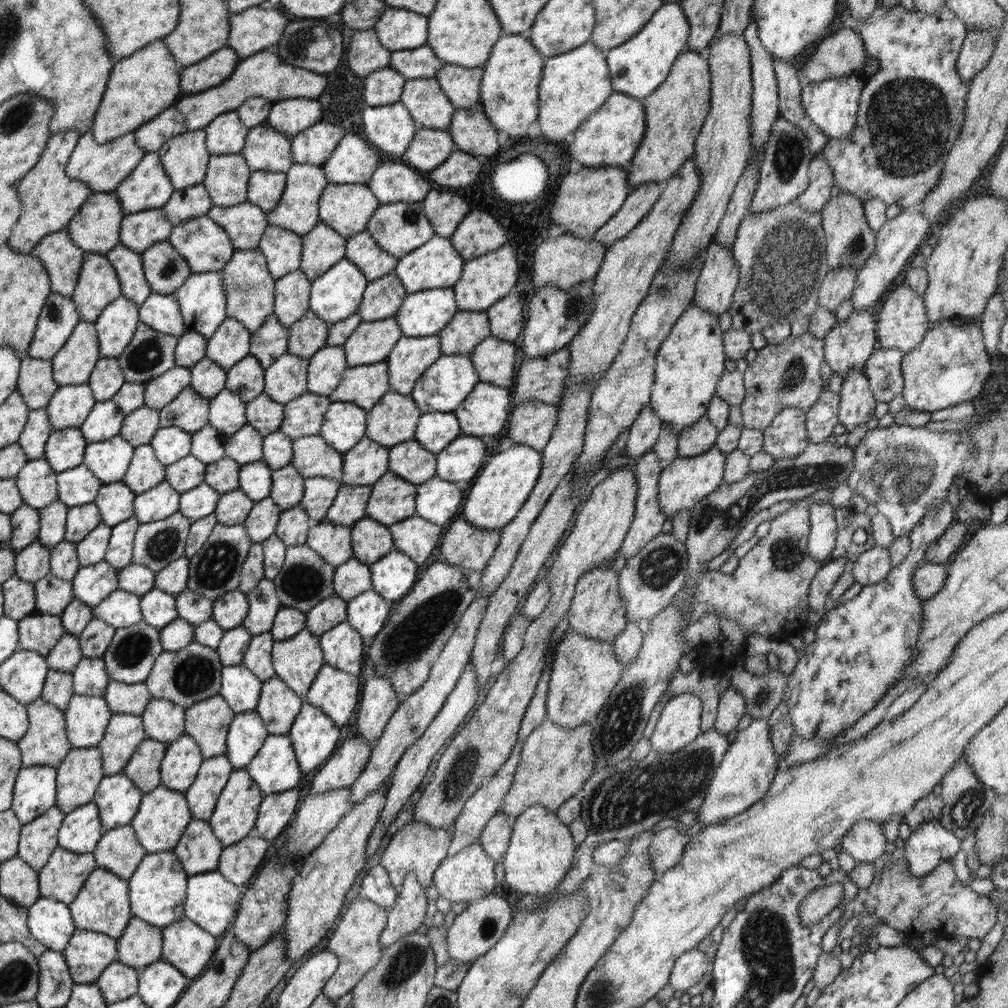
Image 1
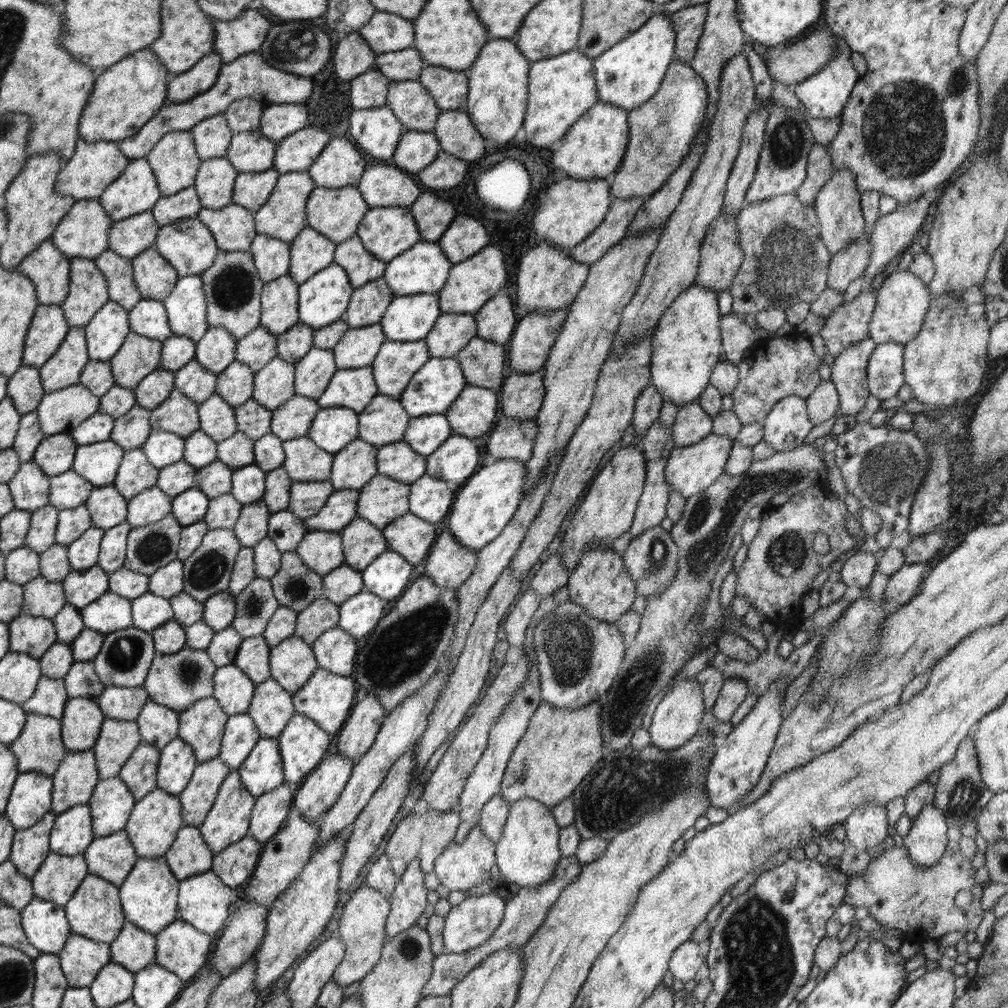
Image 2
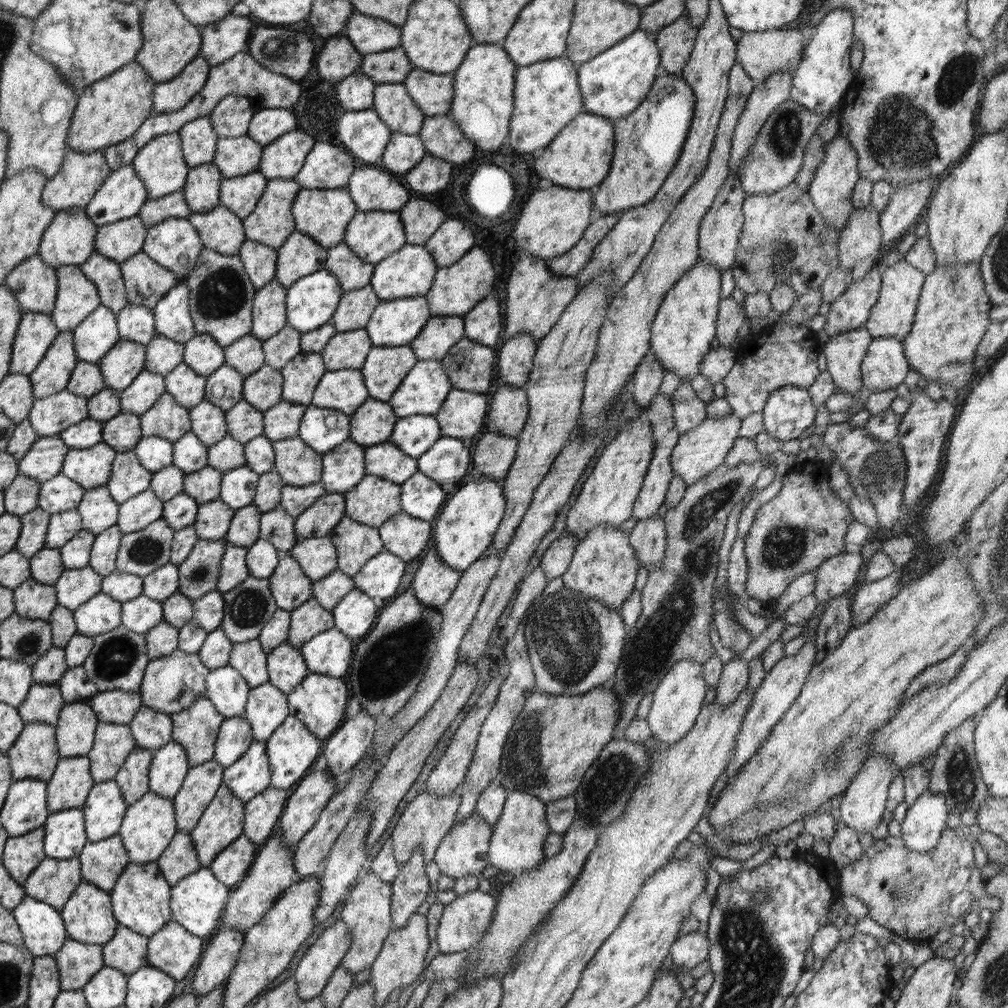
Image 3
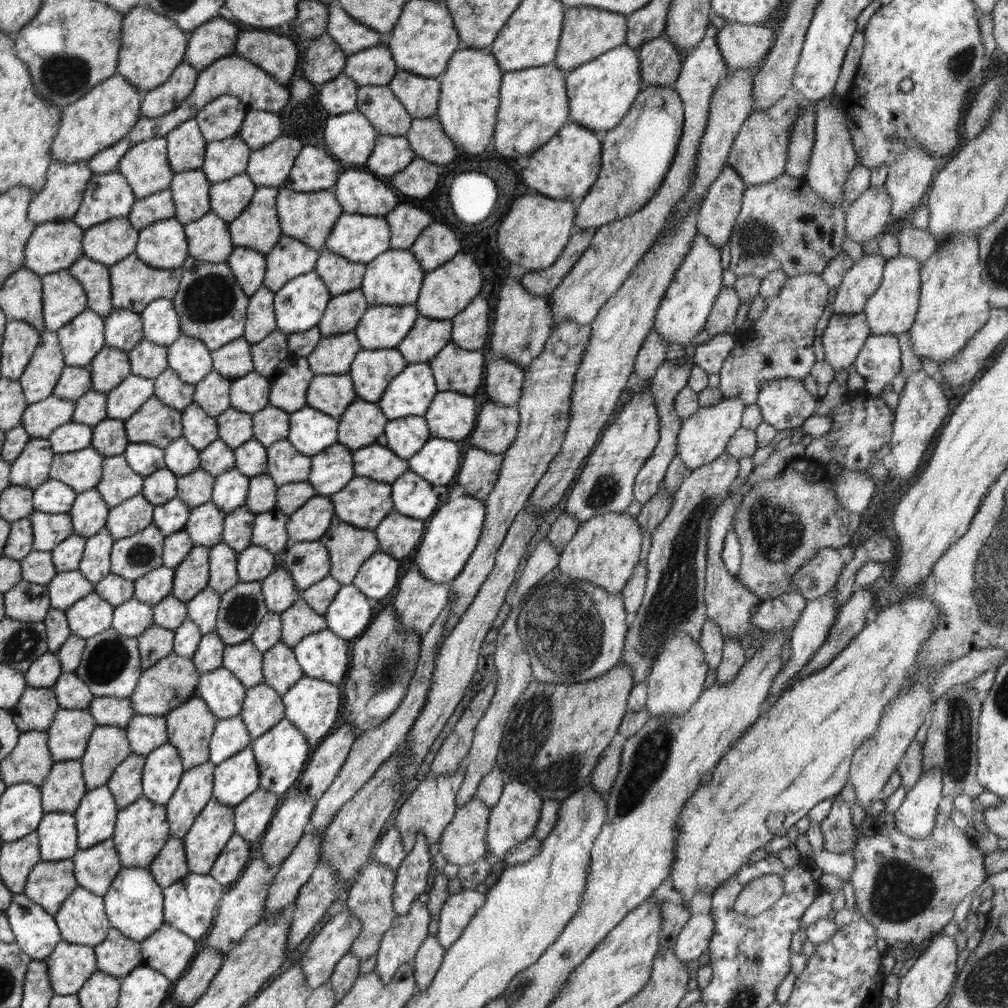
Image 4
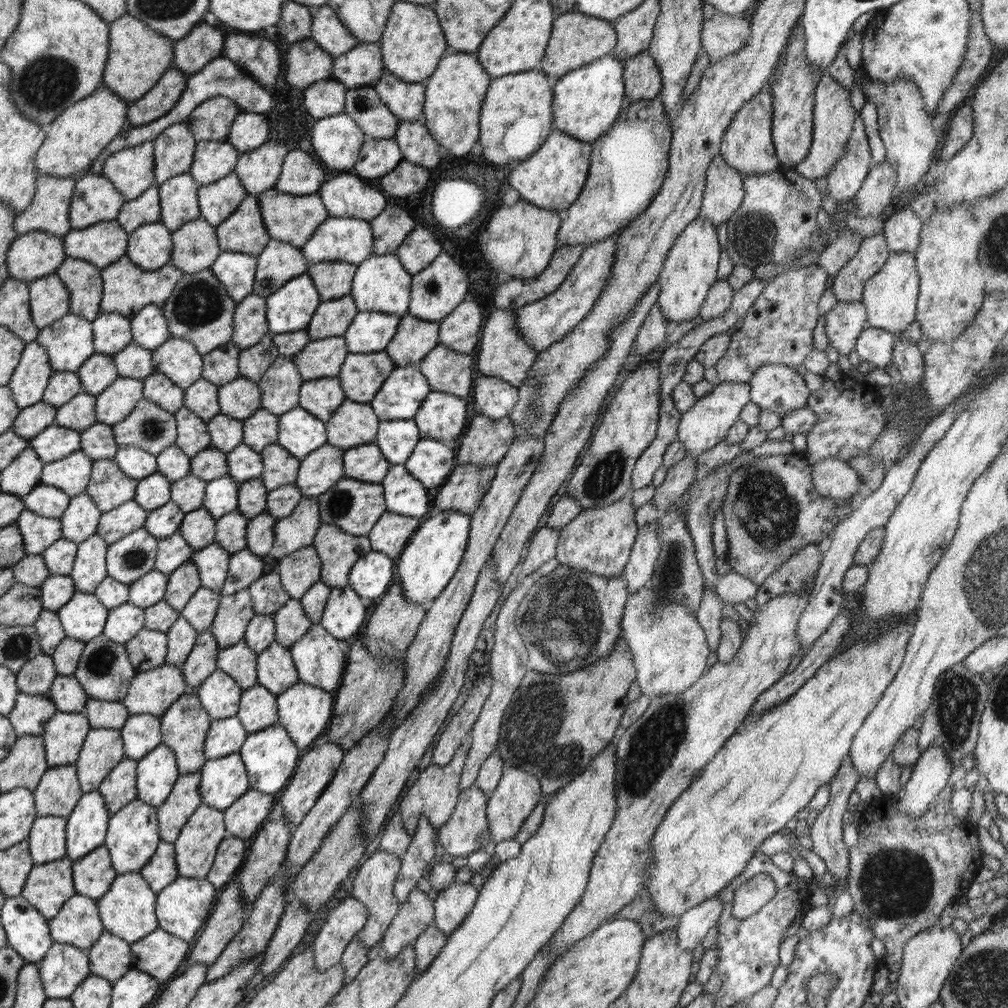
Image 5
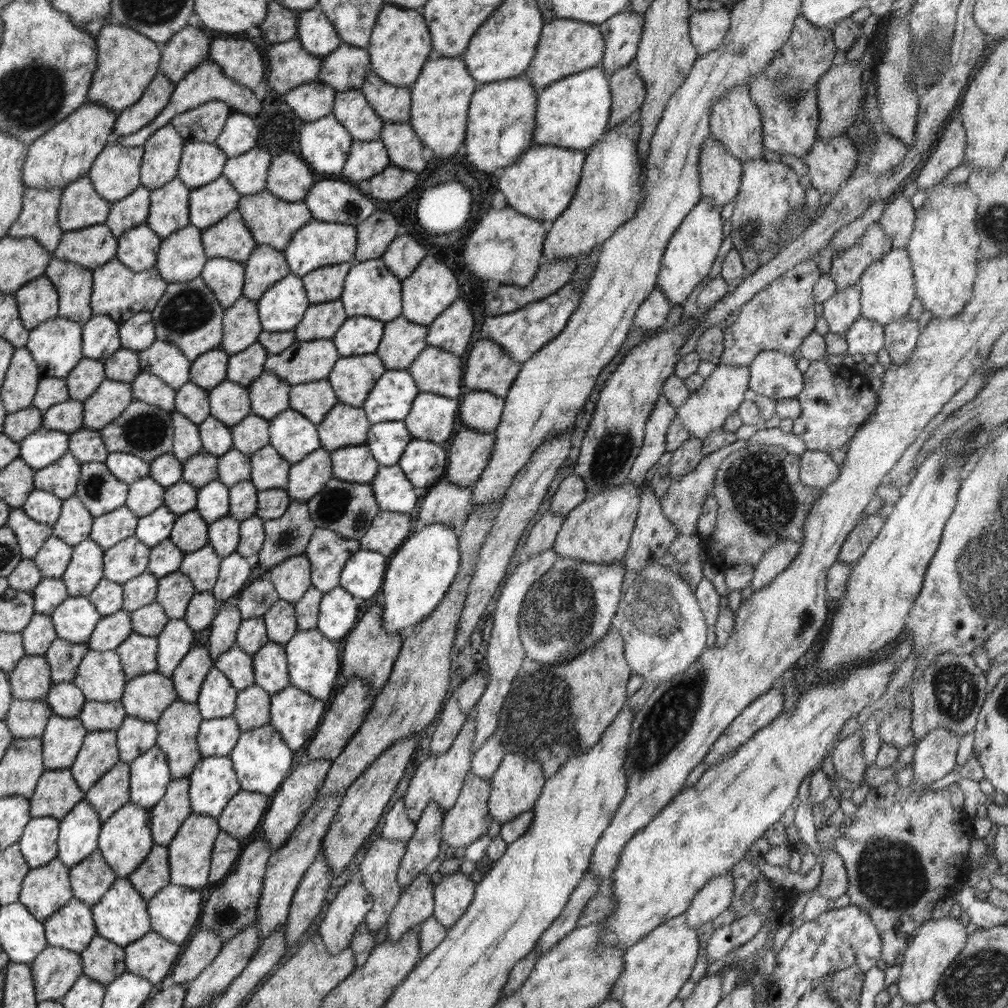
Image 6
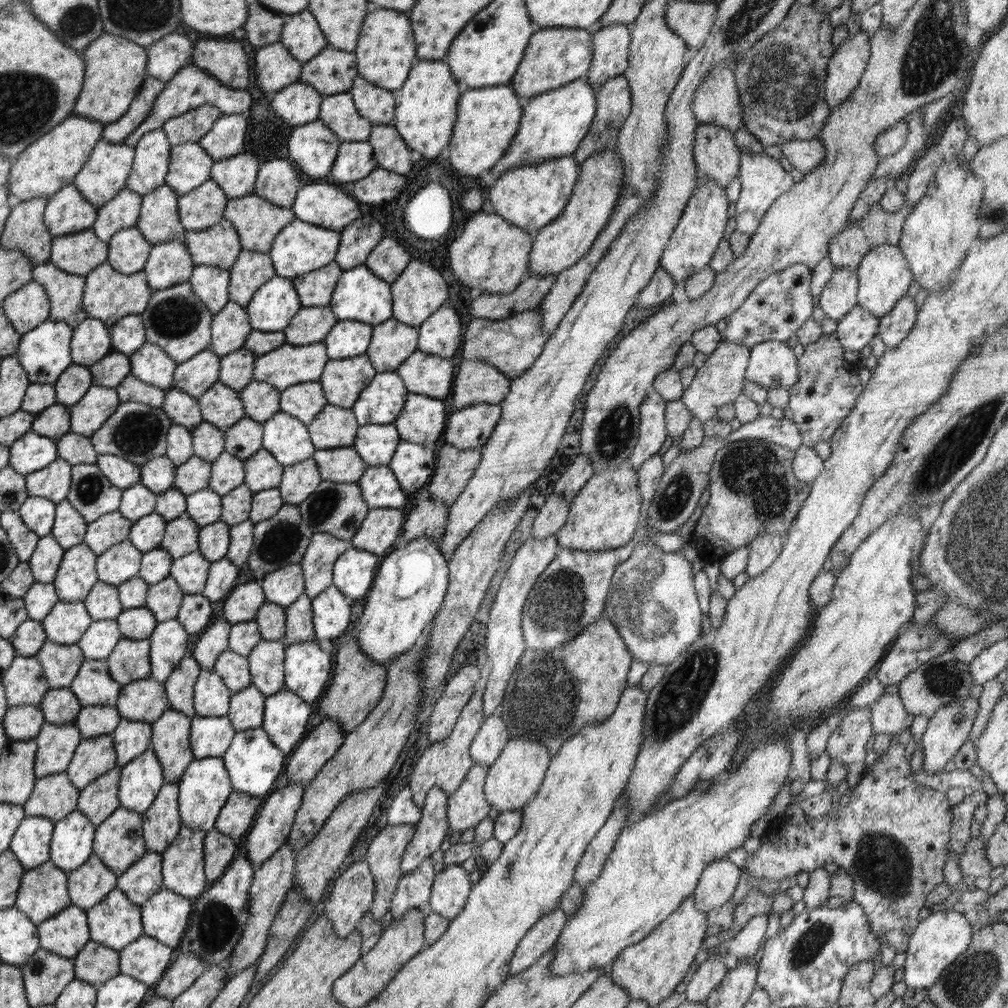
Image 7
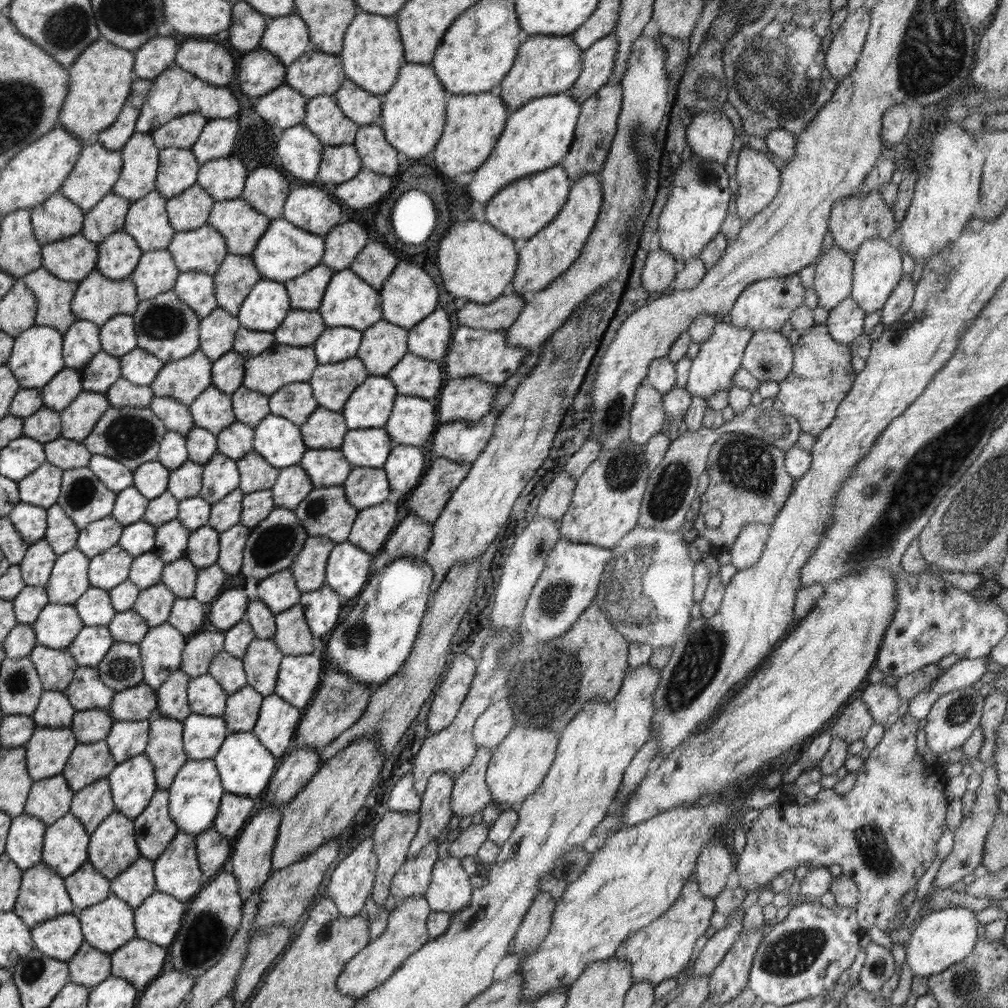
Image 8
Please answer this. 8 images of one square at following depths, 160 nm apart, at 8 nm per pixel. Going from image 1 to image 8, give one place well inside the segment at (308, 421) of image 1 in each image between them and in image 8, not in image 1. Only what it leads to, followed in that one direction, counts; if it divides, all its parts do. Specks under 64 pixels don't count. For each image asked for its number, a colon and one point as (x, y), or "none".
2: (293, 419)
3: (281, 421)
4: (270, 424)
5: (261, 429)
6: (250, 434)
7: (245, 437)
8: (236, 440)

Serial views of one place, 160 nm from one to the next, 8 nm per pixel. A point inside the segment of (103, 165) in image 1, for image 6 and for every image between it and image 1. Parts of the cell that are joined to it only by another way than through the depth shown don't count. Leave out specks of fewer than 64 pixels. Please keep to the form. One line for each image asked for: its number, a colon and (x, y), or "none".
2: (93, 167)
3: (81, 175)
4: (59, 200)
5: (49, 211)
6: (39, 218)

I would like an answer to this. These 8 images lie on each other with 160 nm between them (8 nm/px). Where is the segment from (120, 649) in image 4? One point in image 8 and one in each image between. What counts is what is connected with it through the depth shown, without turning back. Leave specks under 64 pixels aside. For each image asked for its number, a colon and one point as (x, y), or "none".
5: (104, 671)
6: (100, 676)
7: (93, 686)
8: (86, 691)

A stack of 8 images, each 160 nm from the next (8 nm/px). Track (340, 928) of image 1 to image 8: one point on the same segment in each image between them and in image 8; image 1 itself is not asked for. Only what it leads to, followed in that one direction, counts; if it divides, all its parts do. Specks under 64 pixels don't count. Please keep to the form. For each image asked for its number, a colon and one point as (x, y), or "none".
2: (361, 927)
3: (367, 912)
4: (370, 897)
5: (373, 885)
6: (378, 871)
7: (384, 854)
8: (393, 835)

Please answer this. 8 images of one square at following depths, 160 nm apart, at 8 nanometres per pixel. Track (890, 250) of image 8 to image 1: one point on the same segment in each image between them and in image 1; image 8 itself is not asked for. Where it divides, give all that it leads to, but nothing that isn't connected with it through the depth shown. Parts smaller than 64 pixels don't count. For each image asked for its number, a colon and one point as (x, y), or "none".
1: (902, 323)
2: (902, 301)
3: (893, 315)
4: (892, 309)
5: (890, 297)
6: (887, 289)
7: (884, 276)

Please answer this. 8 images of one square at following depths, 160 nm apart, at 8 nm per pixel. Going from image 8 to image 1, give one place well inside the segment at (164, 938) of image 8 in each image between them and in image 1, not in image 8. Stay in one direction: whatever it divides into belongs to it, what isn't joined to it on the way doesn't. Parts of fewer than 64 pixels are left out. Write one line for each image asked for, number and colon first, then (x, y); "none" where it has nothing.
1: (212, 902)
2: (204, 900)
3: (197, 902)
4: (190, 904)
5: (182, 908)
6: (174, 911)
7: (165, 915)

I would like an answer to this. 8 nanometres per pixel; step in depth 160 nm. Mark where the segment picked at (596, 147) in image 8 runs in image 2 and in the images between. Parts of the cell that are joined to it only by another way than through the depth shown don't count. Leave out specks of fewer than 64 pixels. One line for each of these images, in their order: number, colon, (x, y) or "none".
2: (688, 23)
3: (675, 41)
4: (660, 62)
5: (642, 80)
6: (627, 89)
7: (613, 99)

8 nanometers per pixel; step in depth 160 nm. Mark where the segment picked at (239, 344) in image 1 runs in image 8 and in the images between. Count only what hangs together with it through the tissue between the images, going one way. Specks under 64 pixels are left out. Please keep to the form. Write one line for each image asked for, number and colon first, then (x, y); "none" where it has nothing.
2: (216, 349)
3: (202, 354)
4: (190, 358)
5: (177, 358)
6: (166, 361)
7: (150, 364)
8: (139, 366)

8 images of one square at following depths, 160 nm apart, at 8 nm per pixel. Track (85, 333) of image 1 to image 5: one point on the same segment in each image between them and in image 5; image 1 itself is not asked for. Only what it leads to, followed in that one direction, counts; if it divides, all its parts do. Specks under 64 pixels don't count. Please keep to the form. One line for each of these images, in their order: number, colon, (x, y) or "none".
2: (64, 367)
3: (52, 374)
4: (41, 374)
5: (30, 377)

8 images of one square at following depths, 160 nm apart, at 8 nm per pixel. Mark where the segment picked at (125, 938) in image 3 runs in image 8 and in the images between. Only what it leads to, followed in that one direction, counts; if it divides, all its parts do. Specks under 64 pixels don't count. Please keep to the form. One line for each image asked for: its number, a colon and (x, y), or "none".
4: (117, 955)
5: (110, 957)
6: (103, 961)
7: (95, 963)
8: (90, 966)

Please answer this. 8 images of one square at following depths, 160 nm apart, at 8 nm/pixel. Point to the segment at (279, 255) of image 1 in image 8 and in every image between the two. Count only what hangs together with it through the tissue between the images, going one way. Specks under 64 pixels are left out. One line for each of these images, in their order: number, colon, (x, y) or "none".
2: (271, 256)
3: (259, 260)
4: (248, 265)
5: (236, 271)
6: (225, 277)
7: (210, 284)
8: (196, 289)

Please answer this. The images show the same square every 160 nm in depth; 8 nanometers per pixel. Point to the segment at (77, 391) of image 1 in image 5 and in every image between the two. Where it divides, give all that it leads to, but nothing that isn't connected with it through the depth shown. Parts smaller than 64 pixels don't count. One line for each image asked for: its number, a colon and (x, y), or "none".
2: (61, 411)
3: (49, 416)
4: (40, 419)
5: (30, 421)

